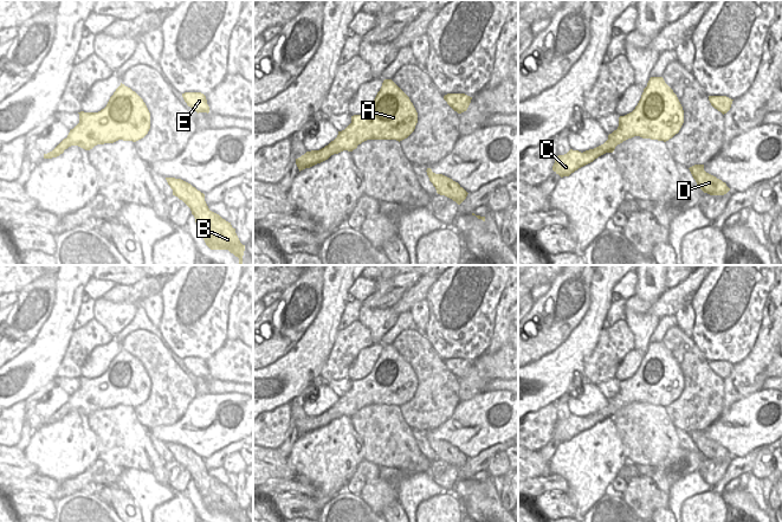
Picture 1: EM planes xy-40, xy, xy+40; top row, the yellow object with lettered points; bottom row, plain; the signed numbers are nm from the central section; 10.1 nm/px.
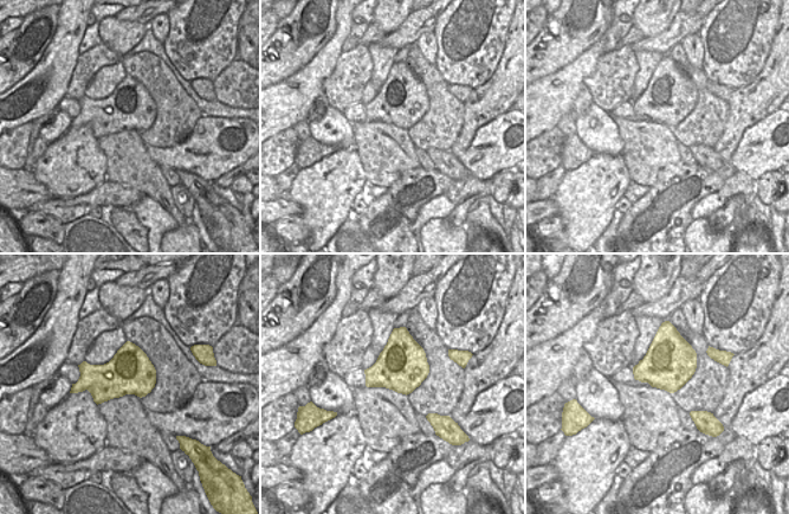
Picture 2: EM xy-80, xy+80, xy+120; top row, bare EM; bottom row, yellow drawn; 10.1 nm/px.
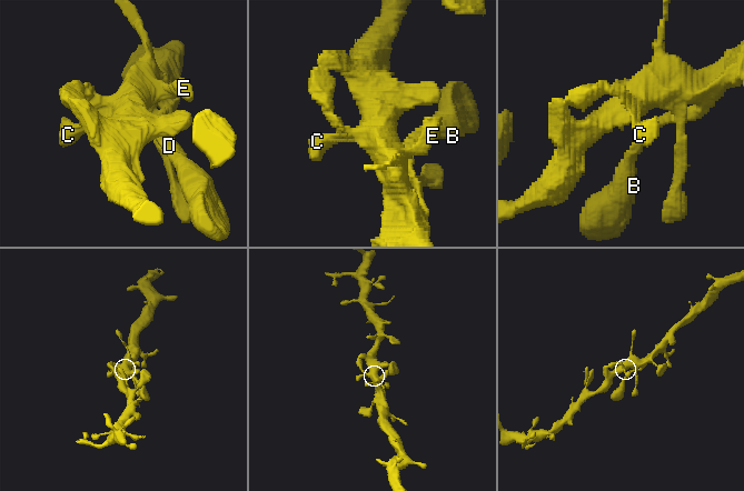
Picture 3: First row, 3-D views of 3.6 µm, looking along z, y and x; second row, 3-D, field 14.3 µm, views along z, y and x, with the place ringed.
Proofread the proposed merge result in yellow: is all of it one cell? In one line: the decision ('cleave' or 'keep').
keep

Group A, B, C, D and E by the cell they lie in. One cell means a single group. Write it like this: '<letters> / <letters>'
A B C D E

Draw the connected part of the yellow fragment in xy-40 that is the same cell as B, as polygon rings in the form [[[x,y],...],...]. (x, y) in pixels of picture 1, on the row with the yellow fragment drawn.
[[[166,178],[166,180],[173,189],[173,195],[190,208],[206,245],[211,250],[228,250],[243,265],[245,245],[240,243],[231,223],[212,212],[205,201],[205,194],[190,183],[175,178]]]

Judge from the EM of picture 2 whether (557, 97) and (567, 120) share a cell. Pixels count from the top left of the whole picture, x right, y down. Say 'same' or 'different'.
different

